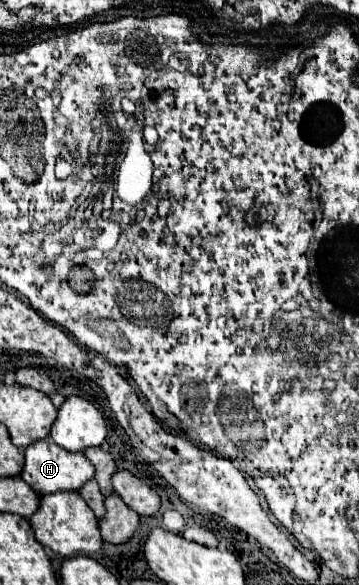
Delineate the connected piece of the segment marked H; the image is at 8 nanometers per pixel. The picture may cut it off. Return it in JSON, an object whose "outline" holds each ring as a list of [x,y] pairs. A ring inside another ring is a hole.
{"outline":[[[43,439],[33,443],[25,449],[25,469],[21,473],[21,479],[33,487],[39,495],[51,495],[59,491],[79,491],[87,481],[91,481],[95,475],[95,467],[89,463],[89,459],[83,453],[69,453],[63,447],[57,447],[51,439]]]}

